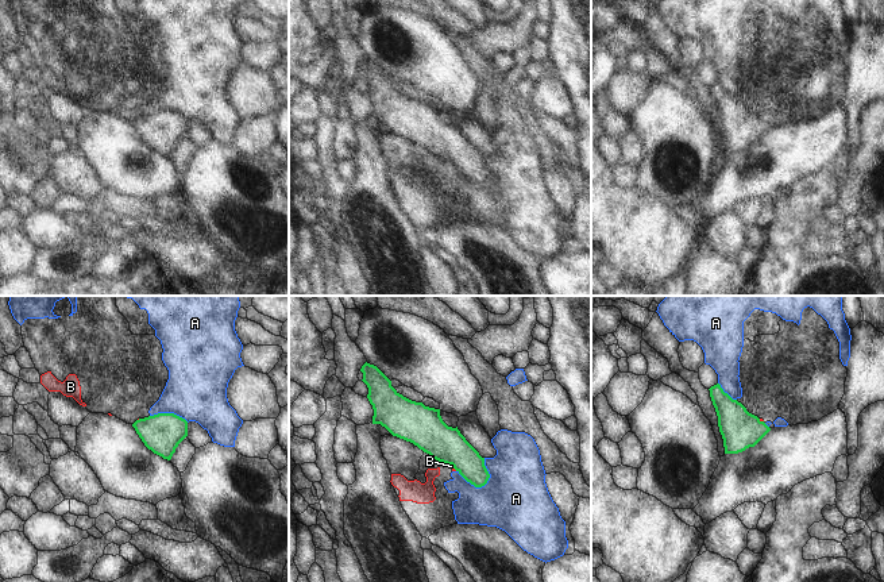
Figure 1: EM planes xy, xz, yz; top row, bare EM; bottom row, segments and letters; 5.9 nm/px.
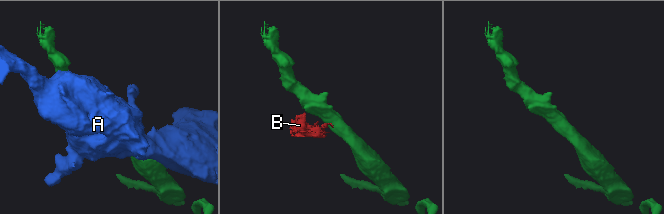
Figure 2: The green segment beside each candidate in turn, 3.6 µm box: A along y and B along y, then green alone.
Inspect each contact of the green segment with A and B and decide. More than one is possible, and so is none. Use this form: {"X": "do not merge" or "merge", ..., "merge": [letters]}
{"A": "do not merge", "B": "do not merge", "merge": []}

